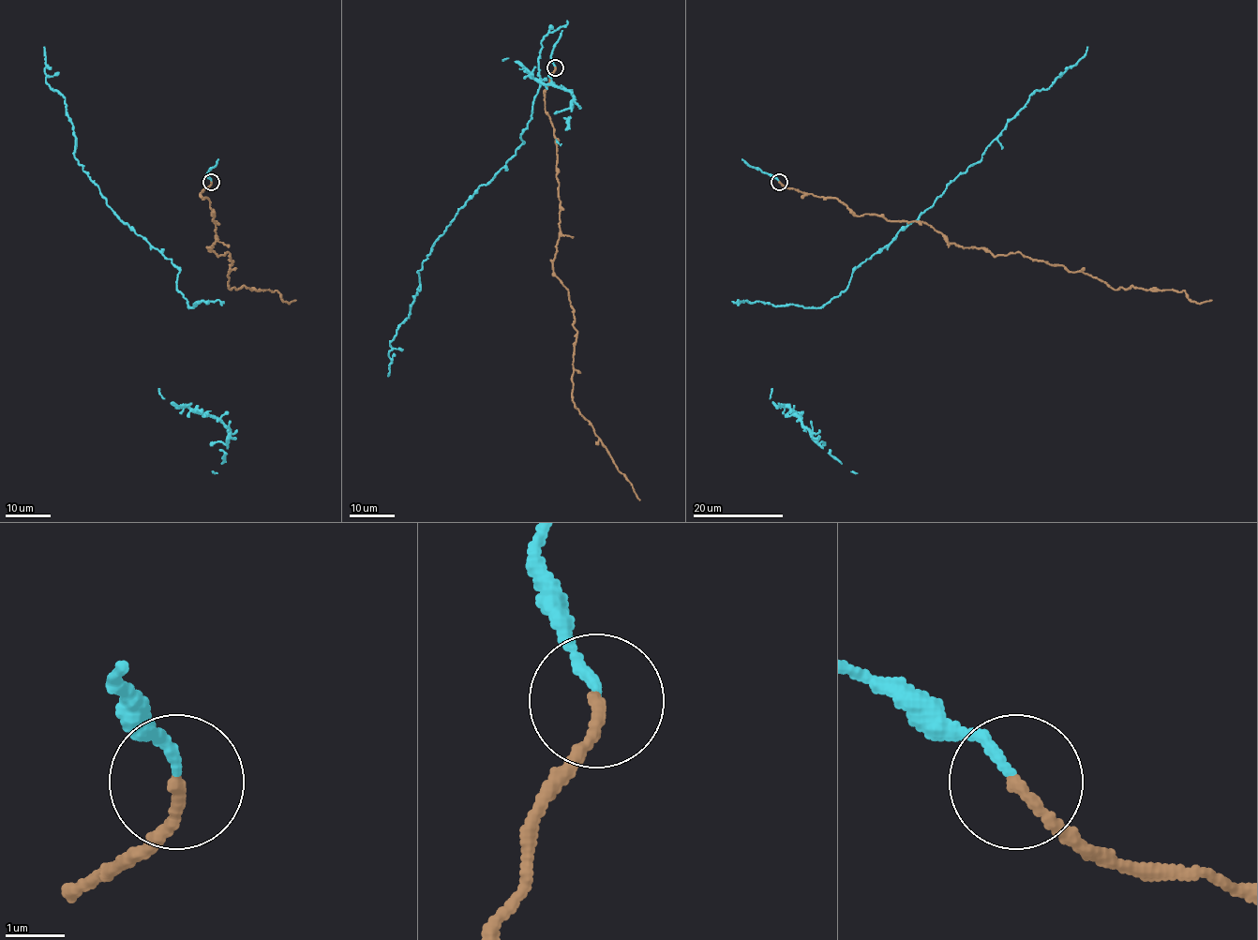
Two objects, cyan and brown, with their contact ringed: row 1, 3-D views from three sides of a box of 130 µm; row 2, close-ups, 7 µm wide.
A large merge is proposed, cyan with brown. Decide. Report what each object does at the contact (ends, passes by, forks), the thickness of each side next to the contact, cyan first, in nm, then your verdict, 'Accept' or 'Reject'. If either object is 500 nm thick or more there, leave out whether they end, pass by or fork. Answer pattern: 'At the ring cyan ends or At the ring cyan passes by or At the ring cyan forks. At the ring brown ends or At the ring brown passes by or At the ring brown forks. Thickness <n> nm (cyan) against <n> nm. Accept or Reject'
At the ring cyan ends. At the ring brown ends. Thickness 170 nm (cyan) against 190 nm. Accept

